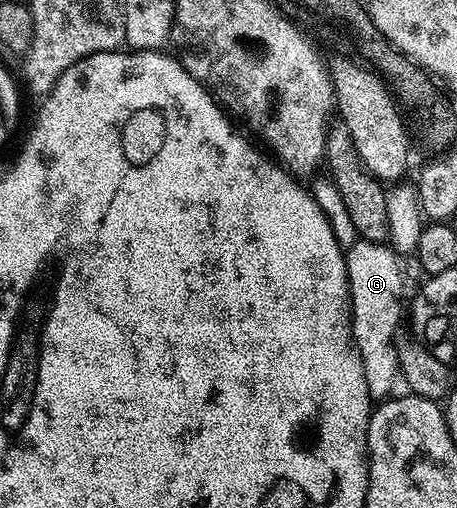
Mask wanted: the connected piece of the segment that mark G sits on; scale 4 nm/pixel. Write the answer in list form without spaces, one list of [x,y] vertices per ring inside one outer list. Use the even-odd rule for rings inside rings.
[[[359,240],[345,250],[353,342],[363,360],[363,376],[367,376],[367,392],[373,400],[388,399],[394,393],[393,385],[399,382],[395,339],[401,322],[401,289],[405,286],[400,261],[392,245],[382,242]]]

